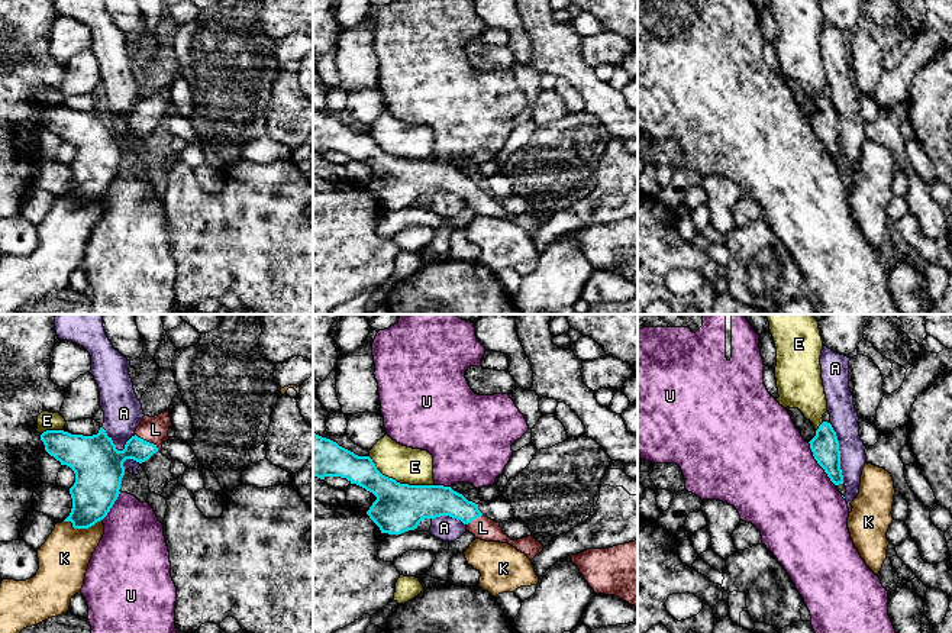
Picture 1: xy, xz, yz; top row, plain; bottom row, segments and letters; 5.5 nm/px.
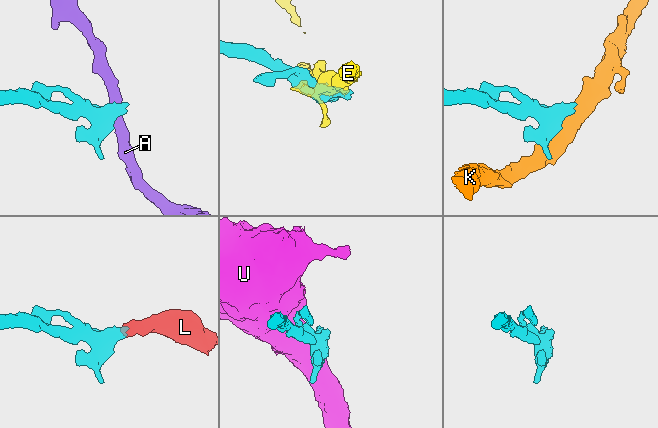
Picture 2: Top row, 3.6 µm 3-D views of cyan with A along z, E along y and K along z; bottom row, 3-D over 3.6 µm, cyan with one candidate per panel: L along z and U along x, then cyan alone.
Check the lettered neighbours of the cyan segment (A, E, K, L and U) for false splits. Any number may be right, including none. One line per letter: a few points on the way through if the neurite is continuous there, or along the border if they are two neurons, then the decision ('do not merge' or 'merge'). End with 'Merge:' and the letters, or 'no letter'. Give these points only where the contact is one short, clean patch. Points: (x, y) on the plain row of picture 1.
A: border yz (829, 99), (838, 116), (839, 144), (844, 158); do not merge
E: do not merge
K: do not merge
L: way xy (107, 136), (148, 118), (149, 110), (155, 105); merge
U: do not merge
Merge: L

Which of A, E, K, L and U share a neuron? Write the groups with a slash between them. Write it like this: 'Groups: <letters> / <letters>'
Groups: A / E / K / L / U

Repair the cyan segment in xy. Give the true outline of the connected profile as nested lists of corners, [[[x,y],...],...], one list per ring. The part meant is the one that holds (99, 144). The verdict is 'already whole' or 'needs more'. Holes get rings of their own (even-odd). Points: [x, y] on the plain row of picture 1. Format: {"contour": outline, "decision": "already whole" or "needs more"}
{"contour": [[[168,85],[155,93],[143,91],[123,126],[116,125],[103,103],[93,112],[43,107],[45,126],[75,149],[70,164],[72,184],[64,197],[71,197],[74,204],[88,204],[103,196],[120,169],[123,138],[133,135],[142,139],[161,127],[171,101]]], "decision": "needs more"}

